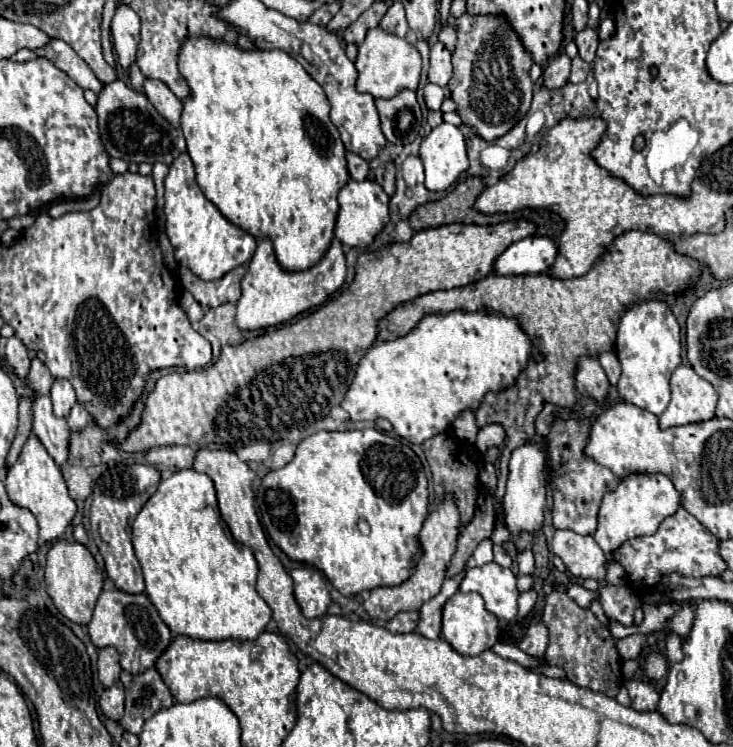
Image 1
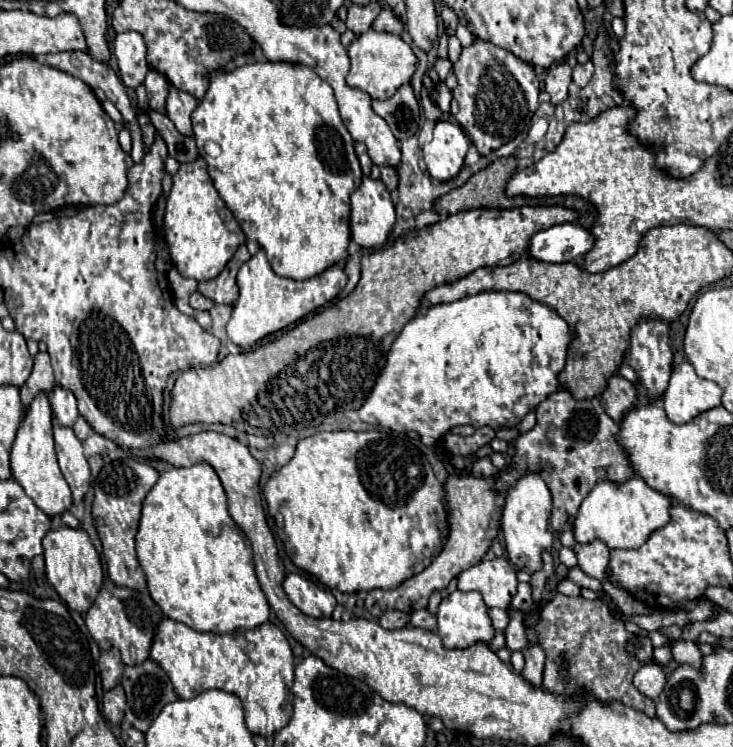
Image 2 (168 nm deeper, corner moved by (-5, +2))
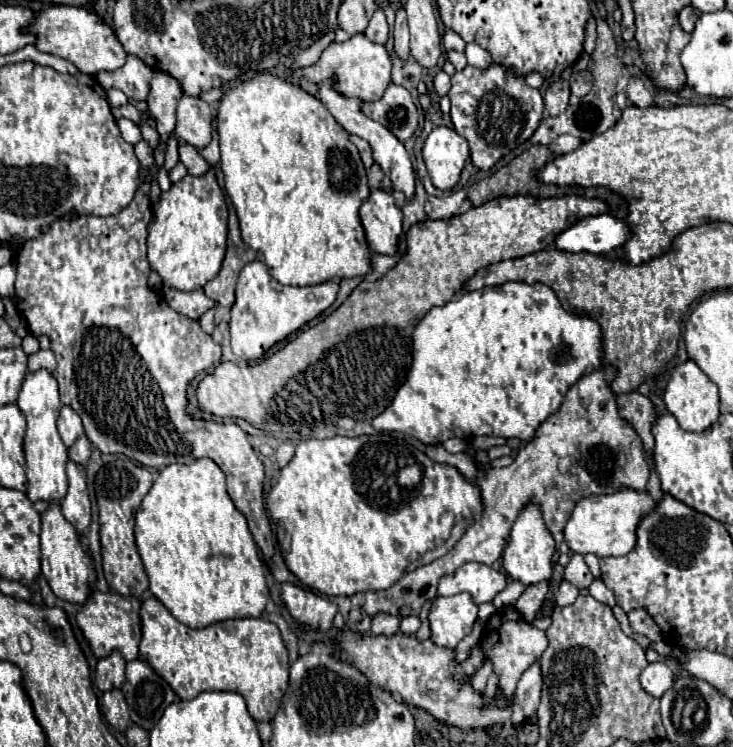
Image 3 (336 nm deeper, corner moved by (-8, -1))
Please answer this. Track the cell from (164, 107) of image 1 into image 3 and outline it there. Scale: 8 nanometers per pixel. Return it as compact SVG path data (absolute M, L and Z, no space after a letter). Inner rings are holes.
M182 96L176 110L176 128L178 140L204 148L210 144L212 134L212 110L210 106L196 96Z

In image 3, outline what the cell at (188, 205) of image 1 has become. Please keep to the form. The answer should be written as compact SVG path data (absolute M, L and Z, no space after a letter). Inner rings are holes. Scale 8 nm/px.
M210 168L204 176L186 174L180 182L172 184L168 192L160 194L160 200L152 206L152 220L148 222L148 262L164 282L164 286L190 292L202 288L220 272L220 264L226 252L226 230L228 226L228 208L224 204L224 194L216 182L214 170Z

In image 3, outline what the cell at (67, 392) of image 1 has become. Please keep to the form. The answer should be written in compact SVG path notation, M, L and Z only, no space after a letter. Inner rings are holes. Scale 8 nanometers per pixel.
M62 406L62 410L60 410L58 432L60 432L60 436L62 436L62 440L64 440L64 444L68 448L84 434L82 420L80 420L80 416L70 406Z

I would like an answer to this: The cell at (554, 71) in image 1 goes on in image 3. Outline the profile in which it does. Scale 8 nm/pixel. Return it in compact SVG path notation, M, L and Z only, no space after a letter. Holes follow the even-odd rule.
M554 80L548 84L546 94L544 94L544 104L548 116L558 116L566 110L570 98L570 86L566 80Z

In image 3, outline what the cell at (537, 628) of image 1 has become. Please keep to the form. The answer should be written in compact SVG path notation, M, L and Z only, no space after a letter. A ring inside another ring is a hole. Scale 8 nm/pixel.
M532 664L520 678L516 694L512 698L512 726L520 726L526 718L534 716L540 704L542 674L540 666Z

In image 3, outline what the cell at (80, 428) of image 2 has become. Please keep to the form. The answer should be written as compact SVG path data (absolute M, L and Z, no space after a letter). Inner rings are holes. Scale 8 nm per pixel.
M80 436L80 438L68 448L68 456L70 456L70 460L76 462L76 464L86 464L88 458L90 458L90 448L92 448L90 440L88 440L86 436Z

